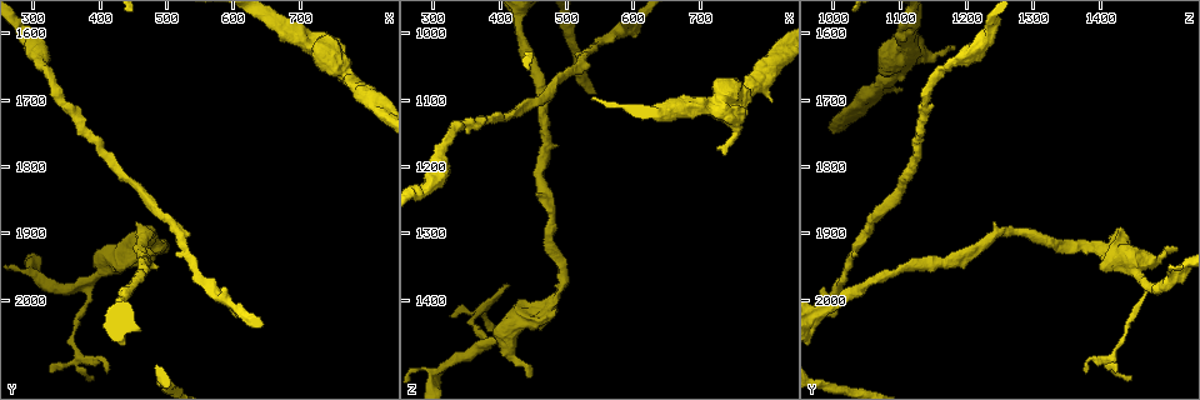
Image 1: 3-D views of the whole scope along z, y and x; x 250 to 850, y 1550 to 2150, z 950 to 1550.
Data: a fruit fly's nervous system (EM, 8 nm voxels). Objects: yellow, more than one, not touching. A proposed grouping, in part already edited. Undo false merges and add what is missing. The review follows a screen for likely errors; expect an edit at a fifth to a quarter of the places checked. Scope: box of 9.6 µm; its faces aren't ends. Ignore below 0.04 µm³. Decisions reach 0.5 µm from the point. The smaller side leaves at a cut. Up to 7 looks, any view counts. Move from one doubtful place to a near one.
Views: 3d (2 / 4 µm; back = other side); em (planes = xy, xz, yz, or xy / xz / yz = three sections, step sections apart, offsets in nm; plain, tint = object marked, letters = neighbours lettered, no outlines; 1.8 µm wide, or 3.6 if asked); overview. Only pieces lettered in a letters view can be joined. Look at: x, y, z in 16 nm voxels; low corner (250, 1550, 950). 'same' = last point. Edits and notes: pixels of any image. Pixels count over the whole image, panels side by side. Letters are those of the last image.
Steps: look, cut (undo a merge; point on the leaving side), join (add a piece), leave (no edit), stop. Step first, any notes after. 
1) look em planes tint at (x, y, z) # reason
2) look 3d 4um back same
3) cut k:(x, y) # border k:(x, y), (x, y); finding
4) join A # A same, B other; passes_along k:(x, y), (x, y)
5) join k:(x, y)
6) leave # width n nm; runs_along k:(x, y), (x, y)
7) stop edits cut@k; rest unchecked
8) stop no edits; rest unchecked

look 3d 4um at (450, 1930, 1515) # thin end

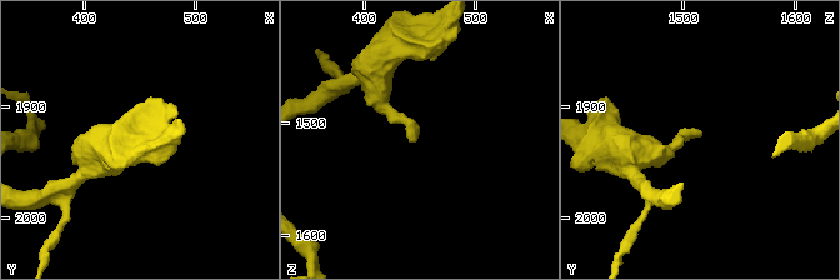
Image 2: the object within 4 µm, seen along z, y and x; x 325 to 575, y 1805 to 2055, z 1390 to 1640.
look em planes tint at (448, 1928, 1514)

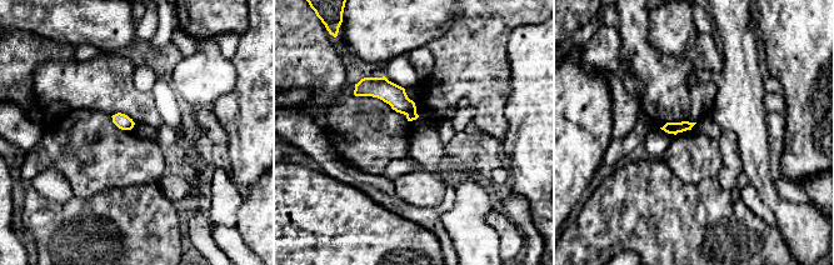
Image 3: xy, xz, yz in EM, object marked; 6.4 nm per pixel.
look em planes letters same

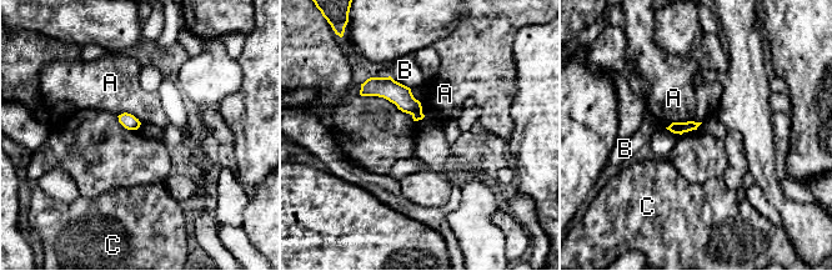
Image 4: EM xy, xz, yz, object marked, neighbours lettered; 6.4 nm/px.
leave # longest_contact A 240 nm; A other, B other, C other; border 4:(701, 121), (672, 121), (666, 128); none of them fits

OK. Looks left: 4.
look 3d 2um at (740, 1620, 1185) # free end

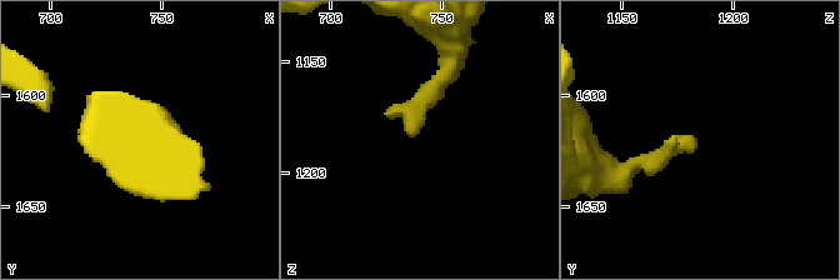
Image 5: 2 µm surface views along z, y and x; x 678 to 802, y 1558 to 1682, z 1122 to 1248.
look em yz step 4 letters at (734, 1621, 1183)

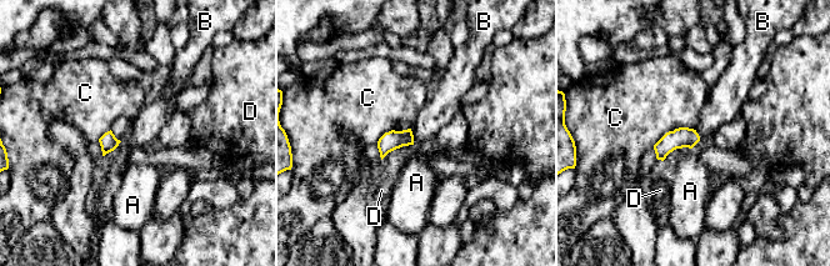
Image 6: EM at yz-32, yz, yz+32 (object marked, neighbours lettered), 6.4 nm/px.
leave # A other, B other, C other, D other; border 6:(410, 129), (413, 142), (408, 145); none of them fits

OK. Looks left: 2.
look em planes tint at (805, 1685, 1105) # free end

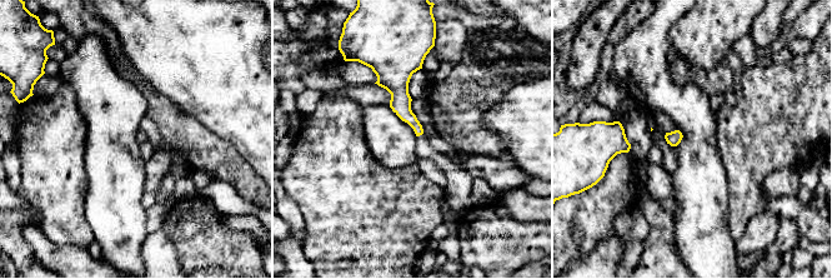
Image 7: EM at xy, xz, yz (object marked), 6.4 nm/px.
look em planes letters same # see the neighbours

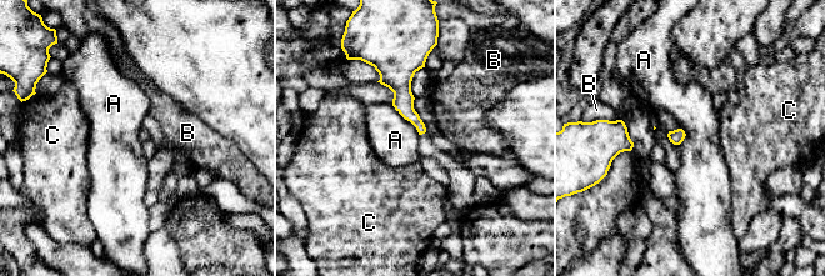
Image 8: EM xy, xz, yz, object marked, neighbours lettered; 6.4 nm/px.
leave # A other, B other, C other; border 8:(391, 105), (419, 134); no lettered piece goes on from it

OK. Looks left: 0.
stop no edits; rest unchecked

